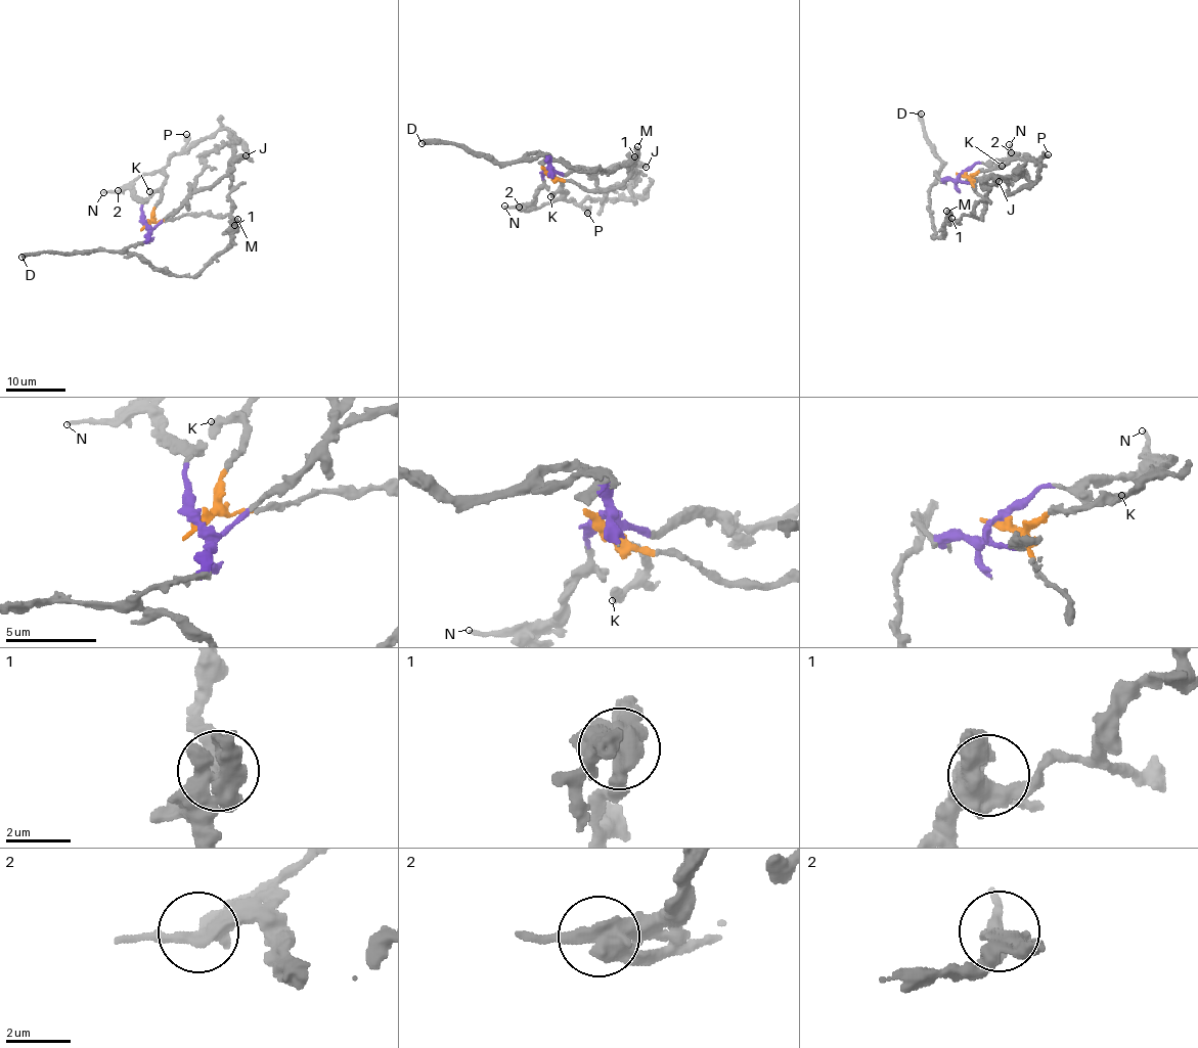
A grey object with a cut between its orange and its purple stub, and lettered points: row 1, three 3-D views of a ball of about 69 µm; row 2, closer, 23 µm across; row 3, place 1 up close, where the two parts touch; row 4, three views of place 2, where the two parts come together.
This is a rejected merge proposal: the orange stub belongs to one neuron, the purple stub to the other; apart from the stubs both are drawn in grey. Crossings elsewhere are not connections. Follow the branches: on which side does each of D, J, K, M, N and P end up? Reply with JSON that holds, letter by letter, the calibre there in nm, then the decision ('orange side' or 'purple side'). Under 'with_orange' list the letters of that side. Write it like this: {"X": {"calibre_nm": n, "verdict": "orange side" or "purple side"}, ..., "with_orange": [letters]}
{"D": {"calibre_nm": 480, "verdict": "purple side"}, "J": {"calibre_nm": 550, "verdict": "purple side"}, "K": {"calibre_nm": 550, "verdict": "orange side"}, "M": {"calibre_nm": 400, "verdict": "orange side"}, "N": {"calibre_nm": 200, "verdict": "purple side"}, "P": {"calibre_nm": 440, "verdict": "orange side"}, "with_orange": ["K", "M", "P"]}

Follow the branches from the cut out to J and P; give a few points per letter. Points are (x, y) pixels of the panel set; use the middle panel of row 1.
J: (546, 171), (565, 173), (577, 169), (593, 173), (631, 162), (647, 167)
P: (546, 171), (561, 180), (561, 191), (567, 194), (565, 198), (587, 207), (587, 213)

